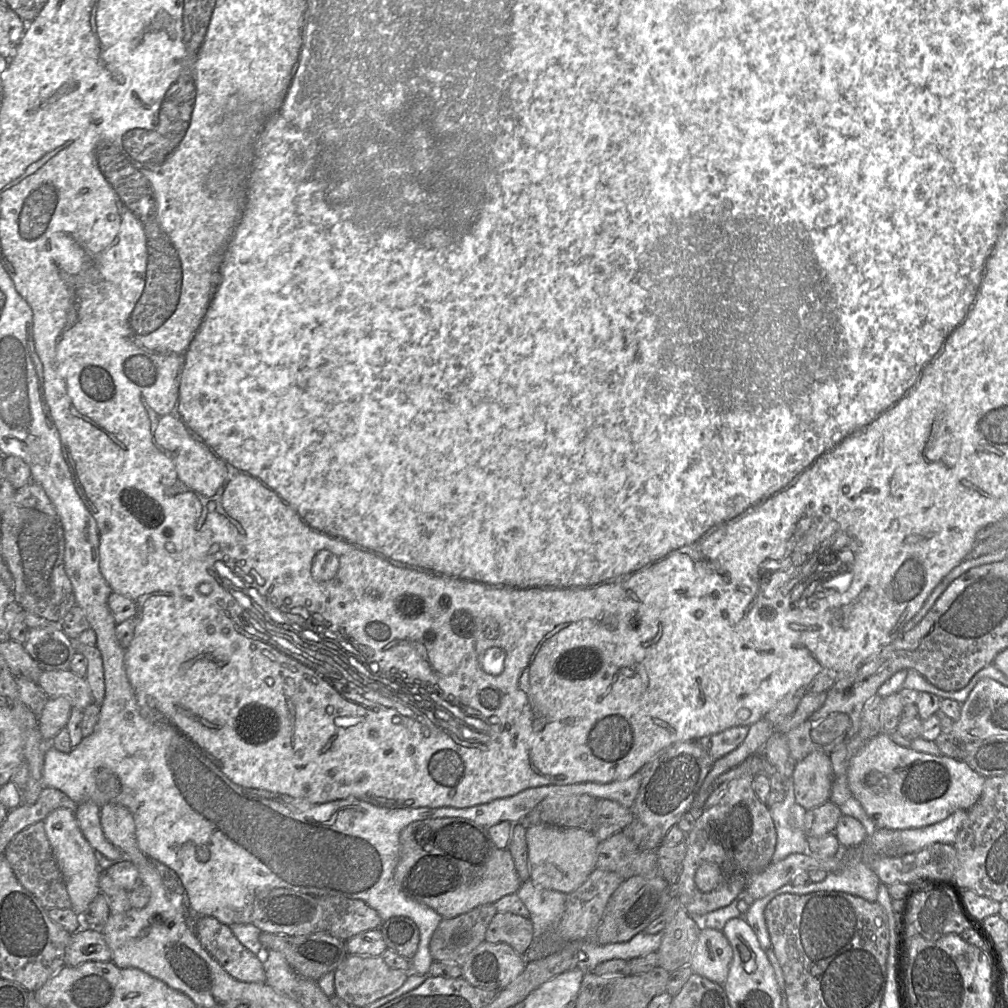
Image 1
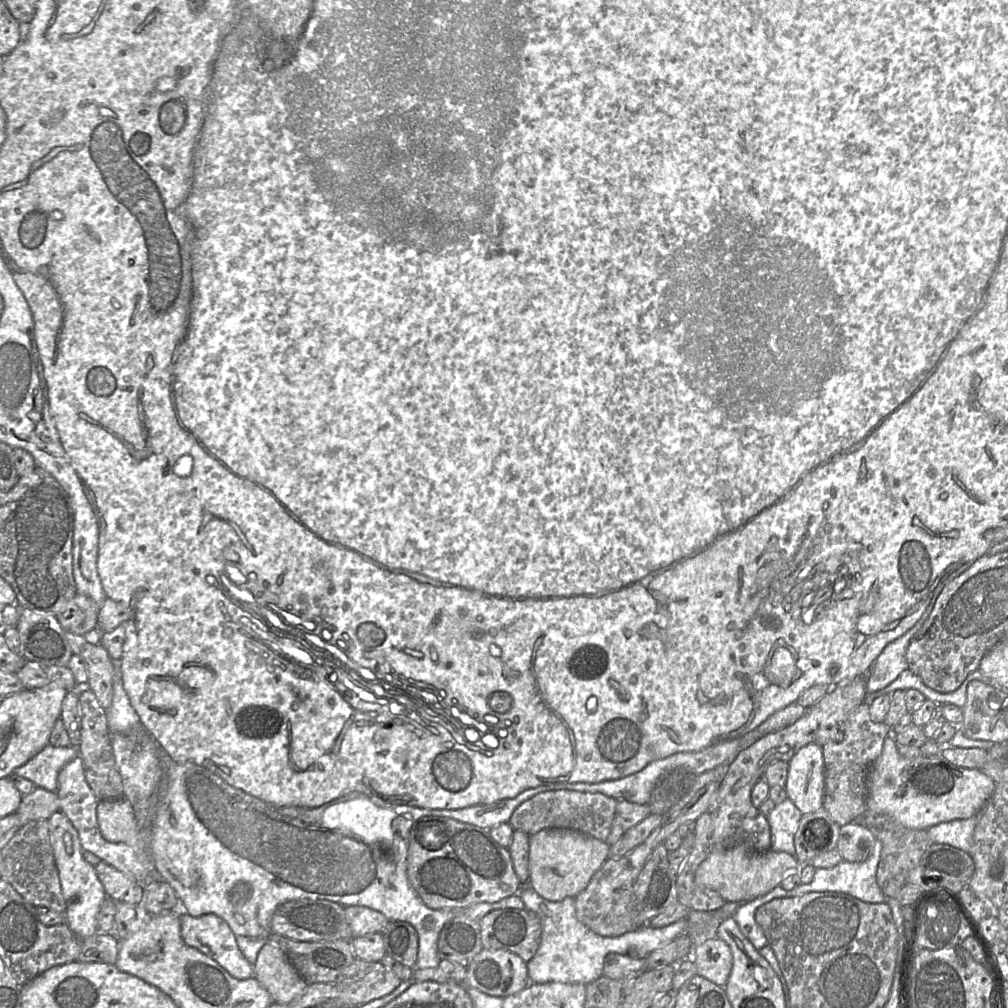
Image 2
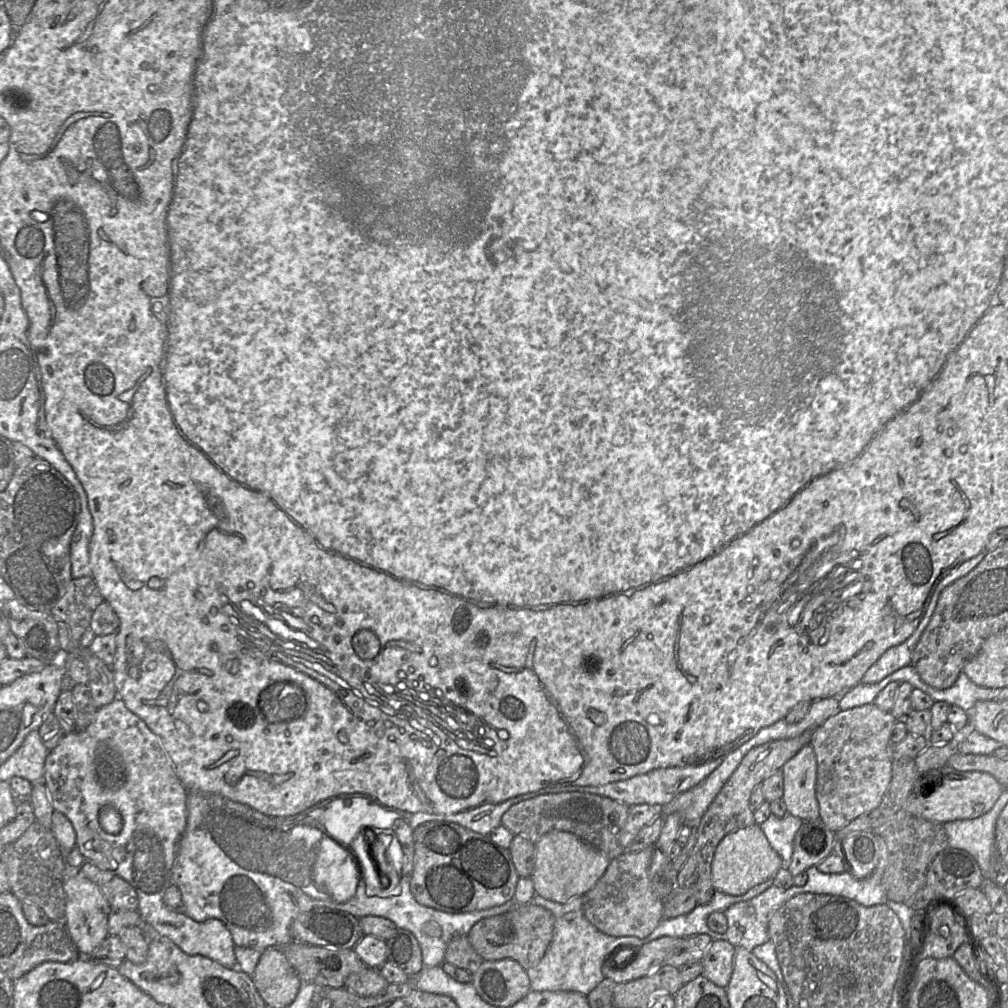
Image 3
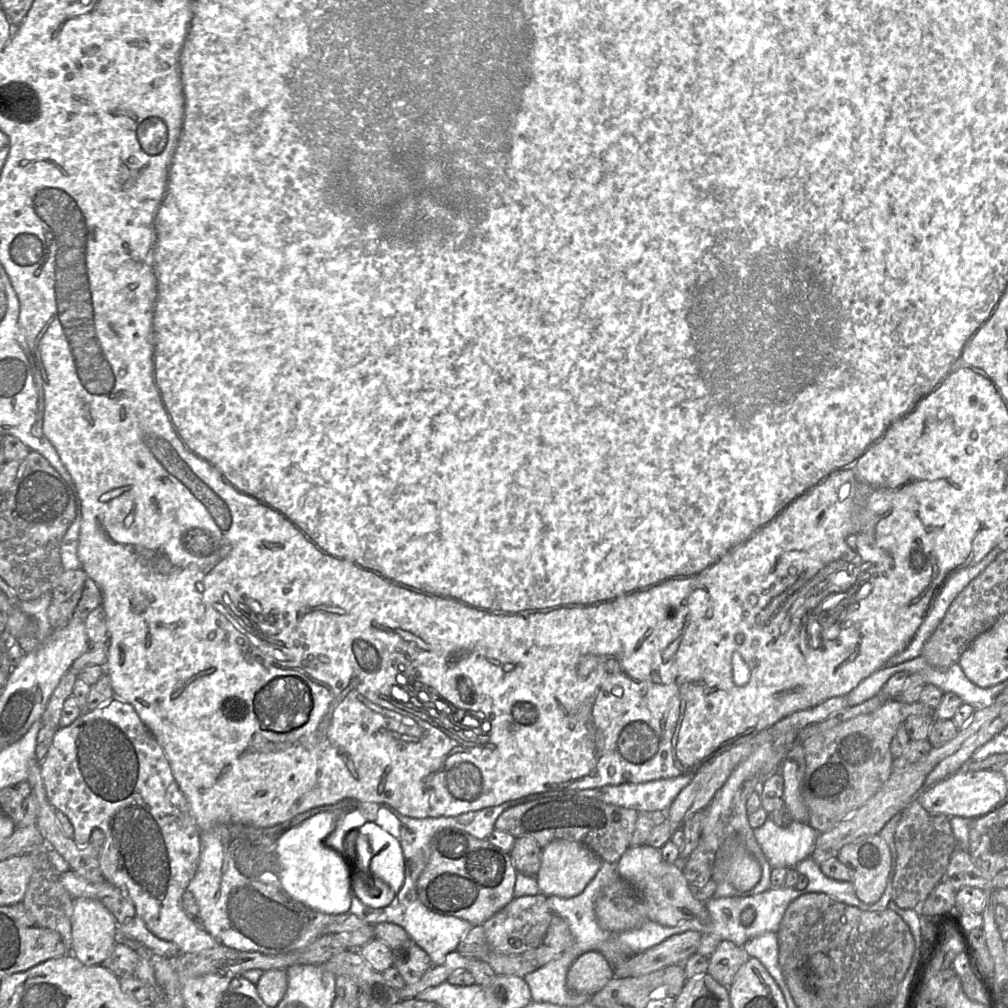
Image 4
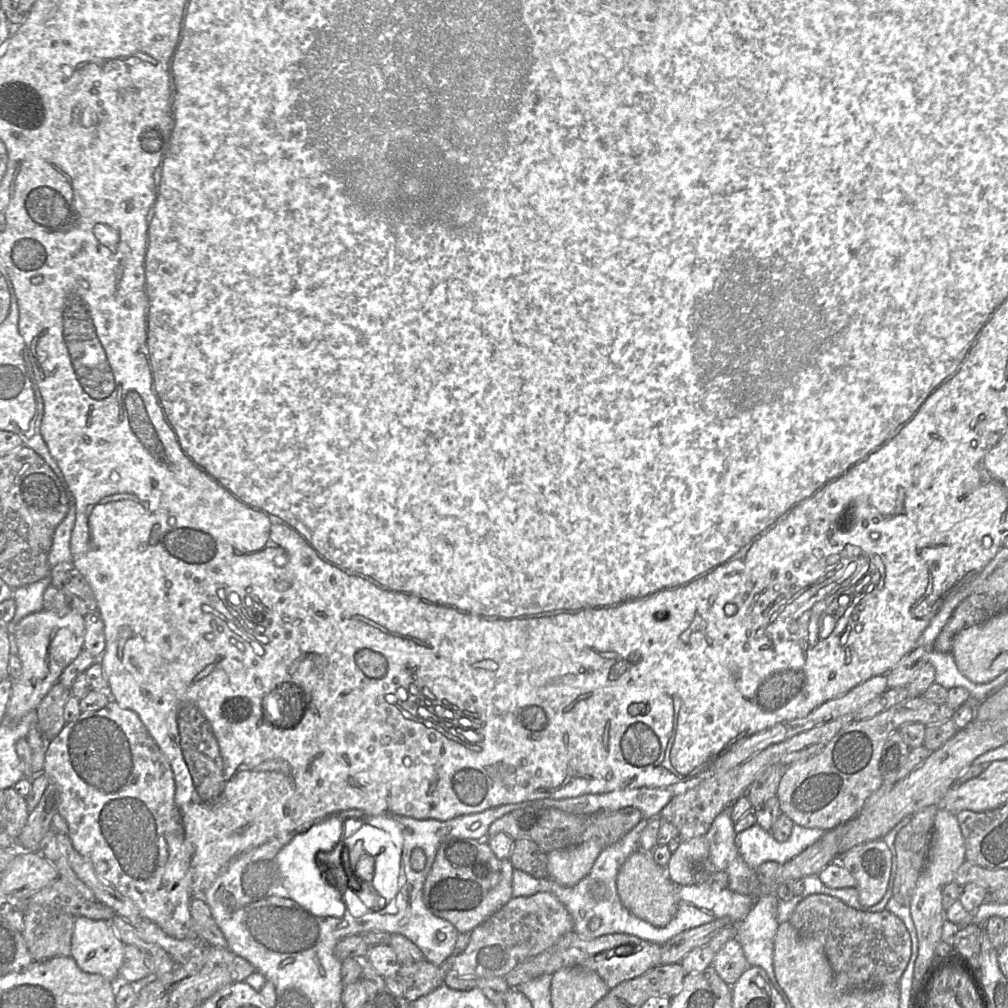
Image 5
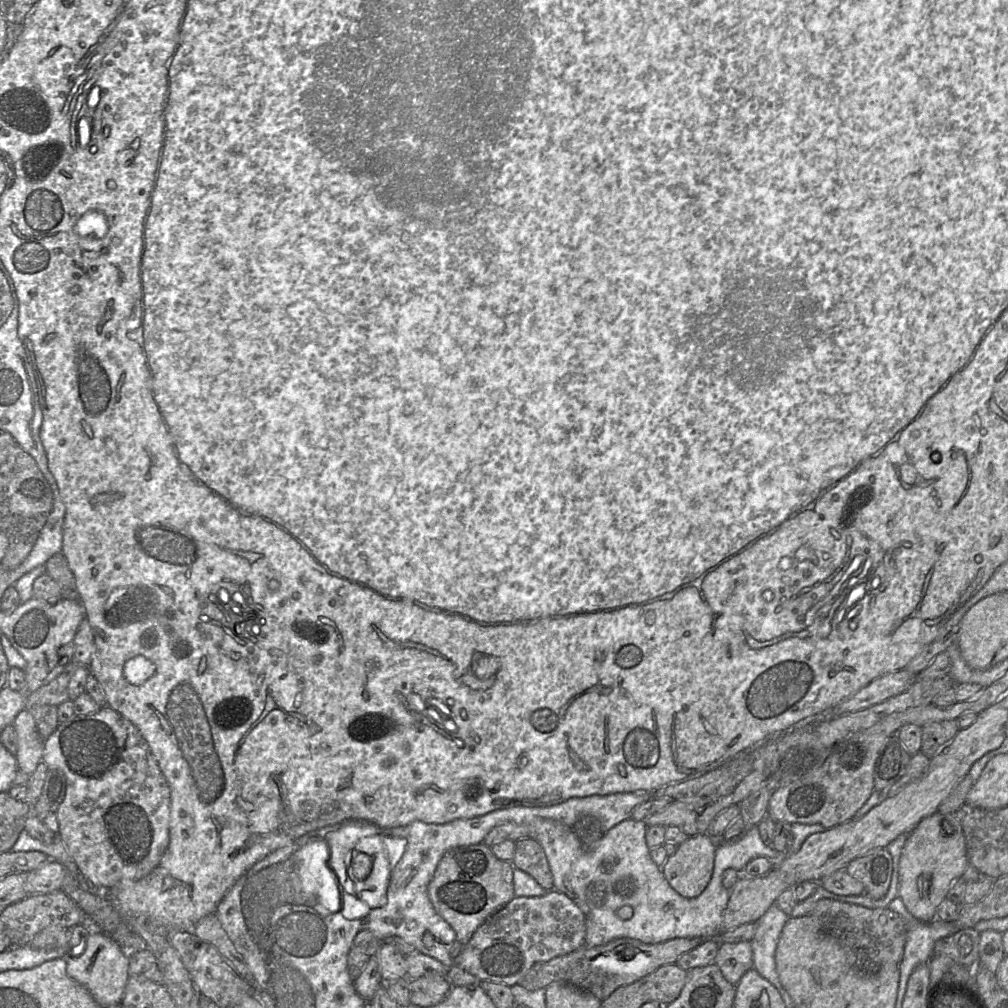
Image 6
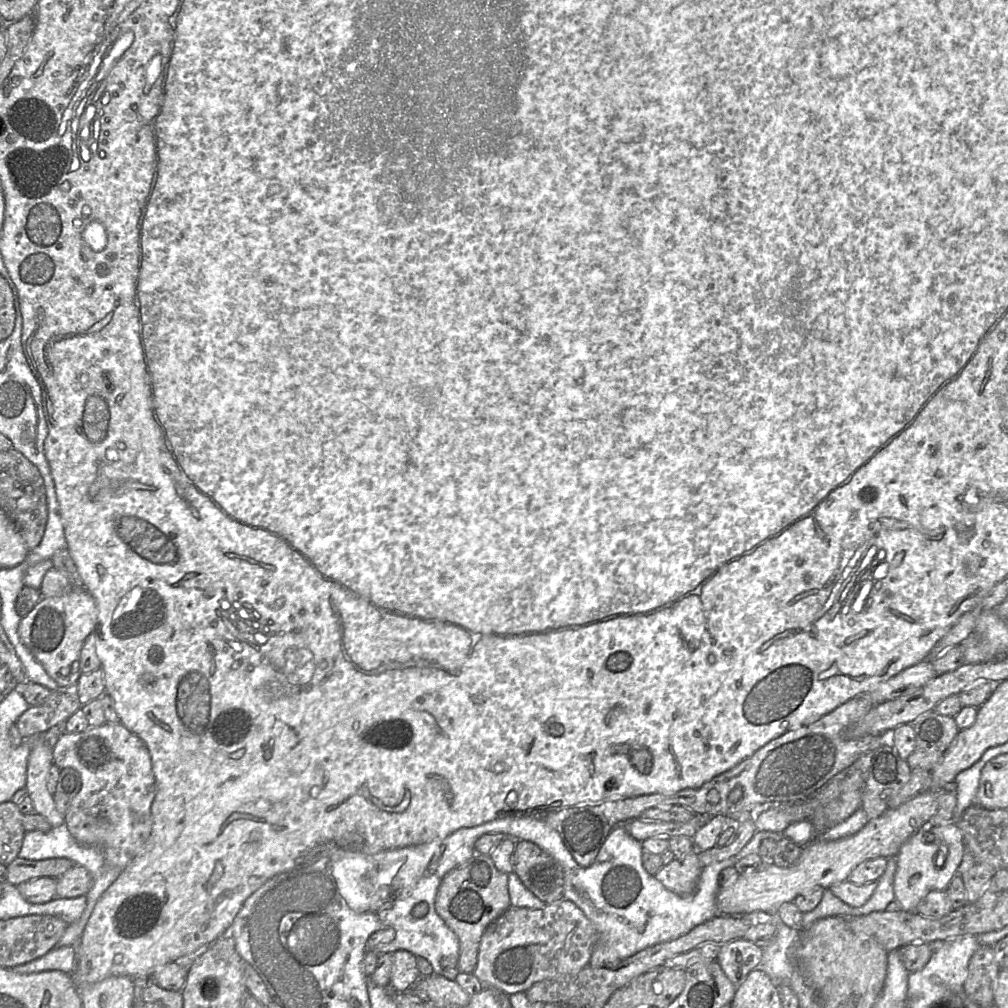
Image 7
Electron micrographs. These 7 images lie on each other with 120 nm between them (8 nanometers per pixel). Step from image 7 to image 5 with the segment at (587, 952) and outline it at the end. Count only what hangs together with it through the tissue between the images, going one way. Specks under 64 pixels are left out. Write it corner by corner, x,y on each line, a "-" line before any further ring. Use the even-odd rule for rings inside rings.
548,891
531,896
512,897
503,907
470,932
466,949
458,955
450,955
440,966
443,978
447,975
462,977
504,977
514,967
555,944
565,933
573,930
571,915
566,907

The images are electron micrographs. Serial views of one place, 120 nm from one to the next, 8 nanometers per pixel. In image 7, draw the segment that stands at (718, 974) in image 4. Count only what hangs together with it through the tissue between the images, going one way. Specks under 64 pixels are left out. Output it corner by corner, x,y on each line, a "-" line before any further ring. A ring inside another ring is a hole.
744,938
720,945
717,961
728,979
735,985
744,981
750,971
759,967
763,948

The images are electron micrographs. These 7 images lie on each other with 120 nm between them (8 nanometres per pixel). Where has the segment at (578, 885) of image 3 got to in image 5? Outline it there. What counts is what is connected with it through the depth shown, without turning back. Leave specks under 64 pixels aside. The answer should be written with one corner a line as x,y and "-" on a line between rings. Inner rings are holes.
594,840
547,853
547,877
562,886
573,886
591,870
603,847

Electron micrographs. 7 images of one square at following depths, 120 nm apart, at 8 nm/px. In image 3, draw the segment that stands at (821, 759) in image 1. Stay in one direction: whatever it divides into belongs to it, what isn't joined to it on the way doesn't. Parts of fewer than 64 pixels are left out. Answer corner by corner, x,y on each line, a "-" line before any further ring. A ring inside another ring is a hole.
810,744
803,746
781,770
784,781
782,799
787,812
803,821
818,819
817,760
813,747

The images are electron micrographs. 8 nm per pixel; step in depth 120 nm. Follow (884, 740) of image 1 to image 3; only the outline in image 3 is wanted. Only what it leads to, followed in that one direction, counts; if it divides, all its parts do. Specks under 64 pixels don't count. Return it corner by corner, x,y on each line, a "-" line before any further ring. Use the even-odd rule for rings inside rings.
948,764
918,775
907,810
929,821
941,824
963,819
974,819
988,812
1003,791
994,776
979,771
959,771

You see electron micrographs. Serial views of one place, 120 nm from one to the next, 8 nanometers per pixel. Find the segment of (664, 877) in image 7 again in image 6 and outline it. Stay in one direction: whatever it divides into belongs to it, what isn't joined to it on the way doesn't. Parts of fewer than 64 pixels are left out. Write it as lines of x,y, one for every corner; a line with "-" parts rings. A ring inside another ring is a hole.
706,833
688,837
661,867
670,886
683,897
699,896
711,879
717,846
718,841

